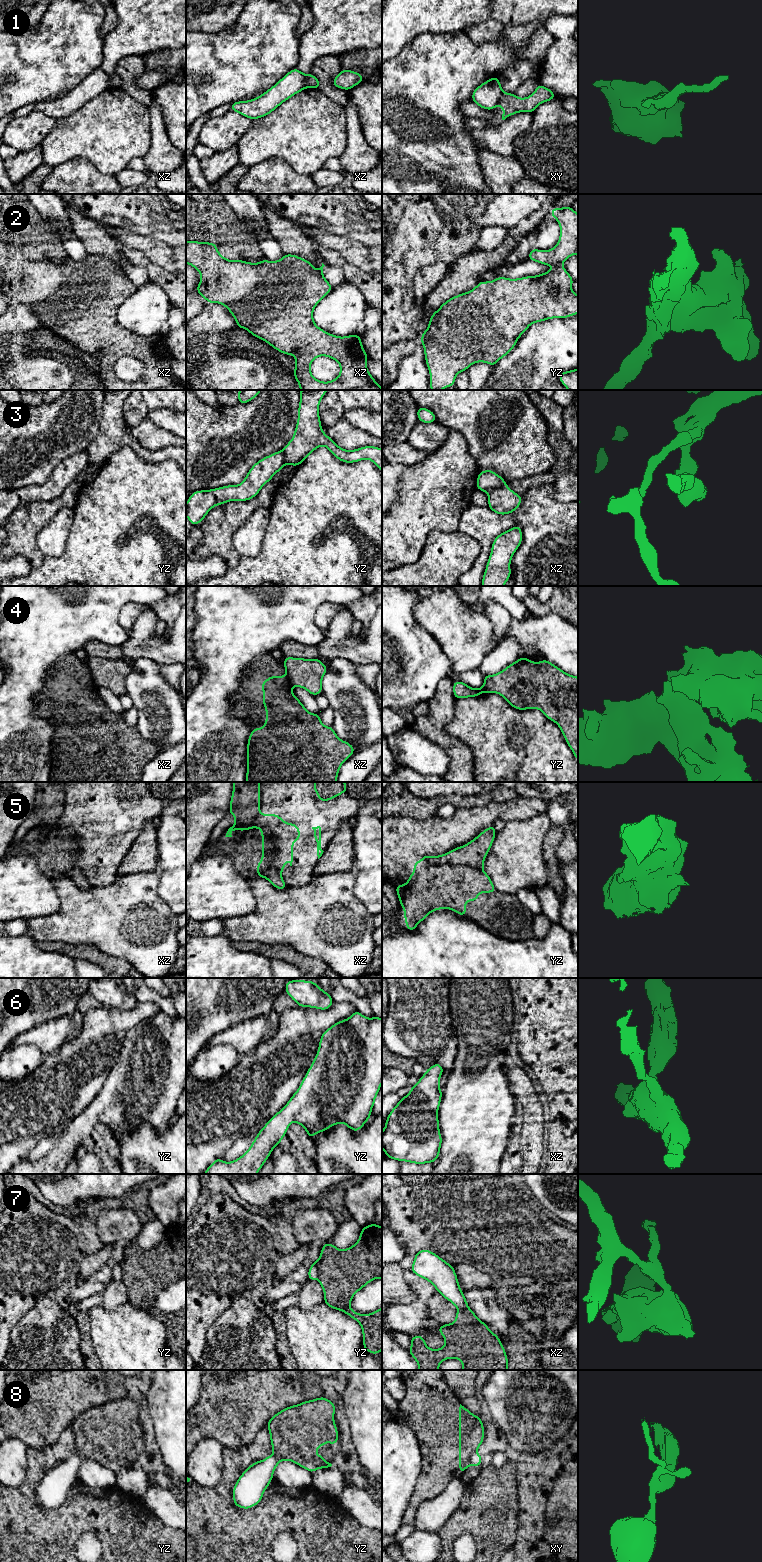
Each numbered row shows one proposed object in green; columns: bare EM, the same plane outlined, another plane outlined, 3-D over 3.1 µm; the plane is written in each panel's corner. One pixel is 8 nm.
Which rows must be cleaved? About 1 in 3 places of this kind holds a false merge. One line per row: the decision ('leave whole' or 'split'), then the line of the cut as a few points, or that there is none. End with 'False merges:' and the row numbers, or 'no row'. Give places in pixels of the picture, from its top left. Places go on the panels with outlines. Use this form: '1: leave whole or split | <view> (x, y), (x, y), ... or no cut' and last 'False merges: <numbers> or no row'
1: split | xz (306, 75), (304, 87)
2: leave whole | no cut
3: split | xz (506, 485), (494, 488), (488, 492)
4: split | xz (286, 676), (291, 686)
5: split | yz (425, 855), (425, 858), (434, 864), (467, 864), (482, 870)
6: leave whole | no cut
7: split | yz (320, 1256), (318, 1277)
8: split | xy (475, 1451), (470, 1458), (469, 1464)
False merges: 1, 3, 4, 5, 7, 8

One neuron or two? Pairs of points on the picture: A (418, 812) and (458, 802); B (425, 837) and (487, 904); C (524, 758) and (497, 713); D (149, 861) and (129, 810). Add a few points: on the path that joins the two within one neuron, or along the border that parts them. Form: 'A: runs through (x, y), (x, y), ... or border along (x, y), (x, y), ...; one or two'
A: runs through (428, 807), (440, 801), (448, 800); one
B: runs through (422, 859), (447, 886), (457, 886), (465, 890); one
C: runs through (513, 747), (497, 731), (497, 724); one
D: border along (155, 821), (149, 821), (144, 825), (126, 855); two

